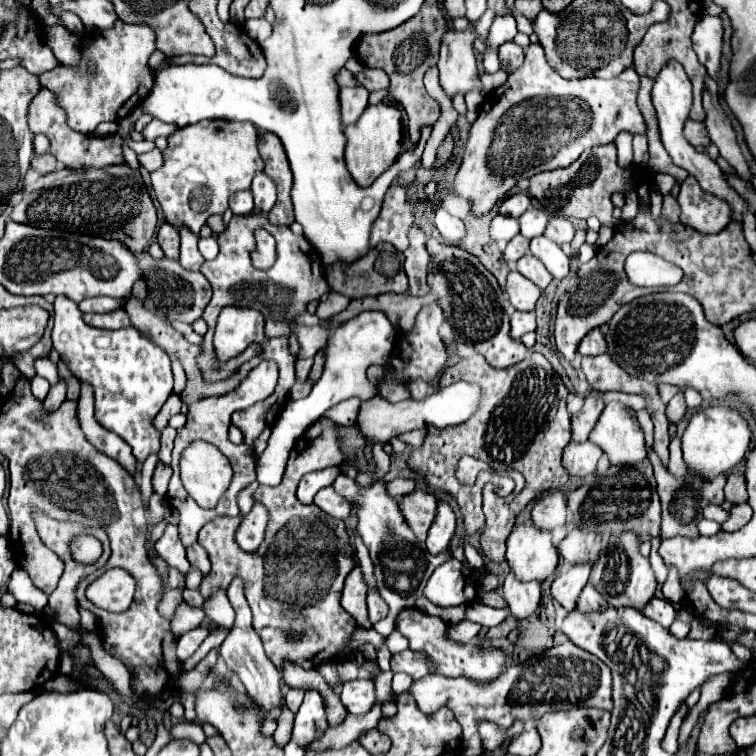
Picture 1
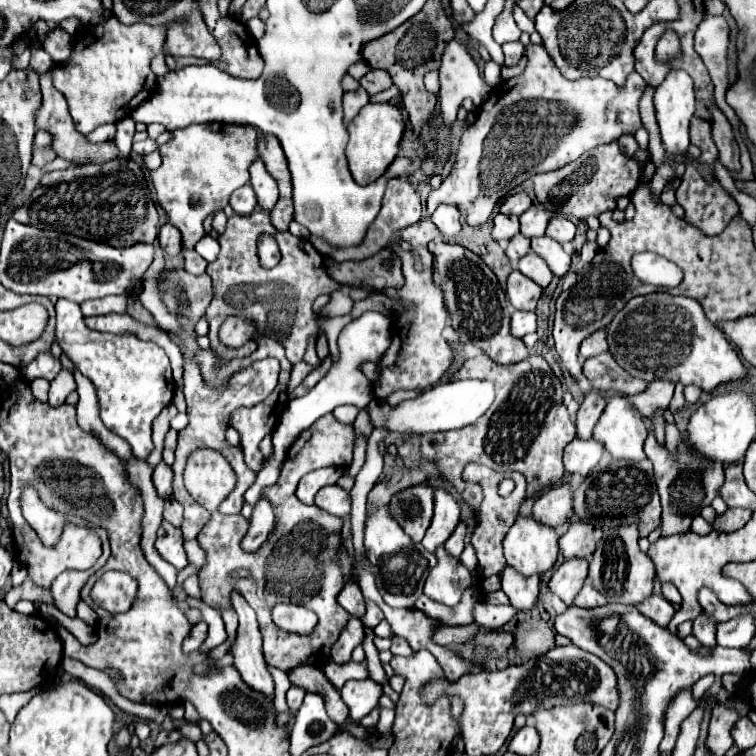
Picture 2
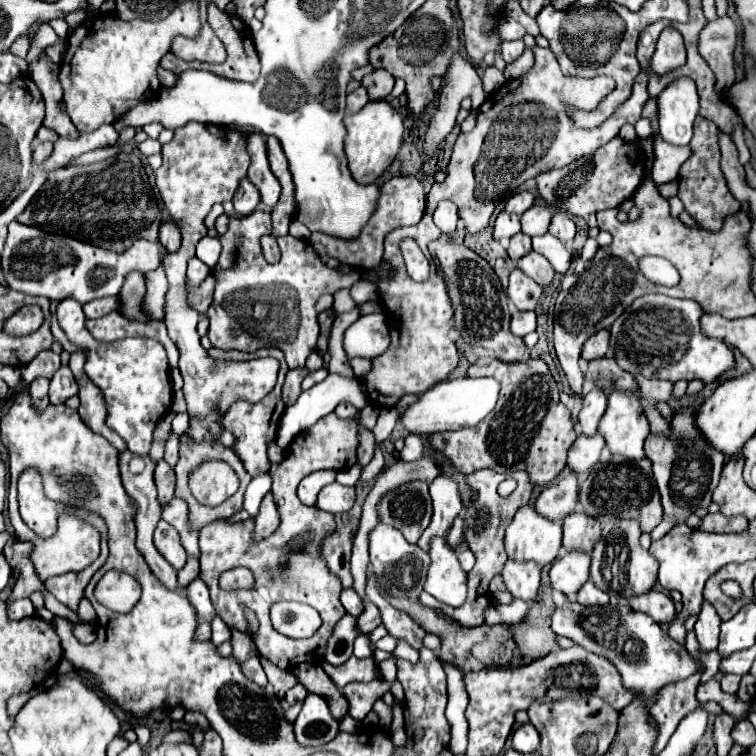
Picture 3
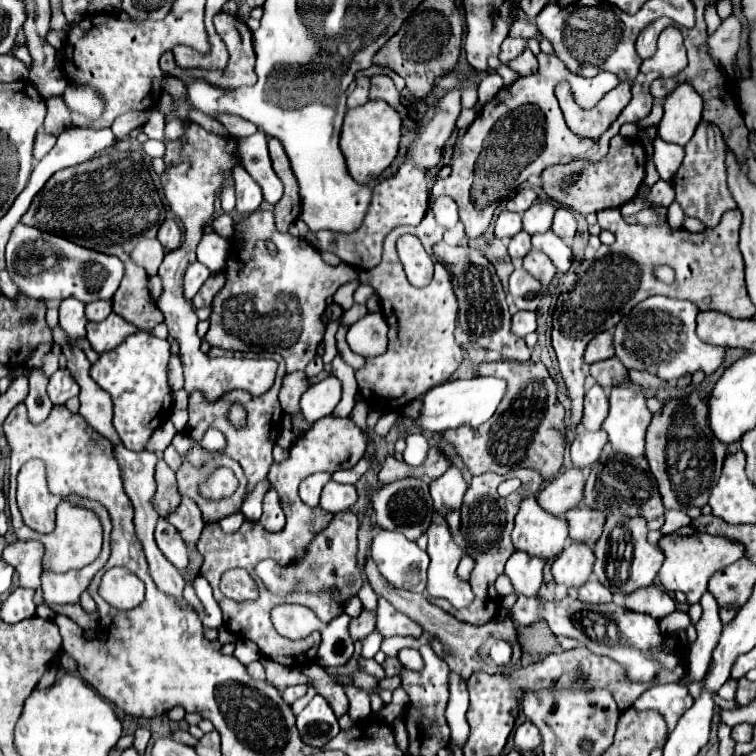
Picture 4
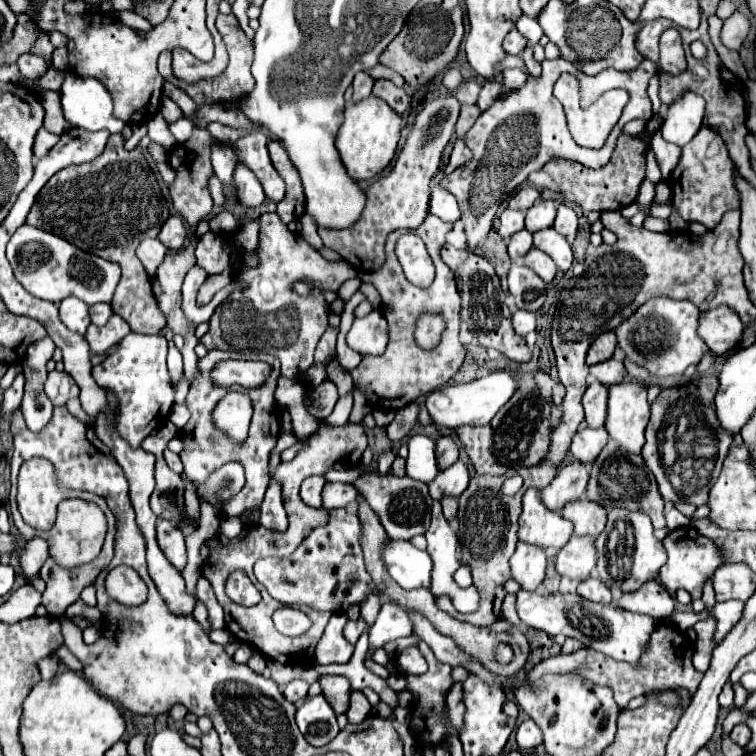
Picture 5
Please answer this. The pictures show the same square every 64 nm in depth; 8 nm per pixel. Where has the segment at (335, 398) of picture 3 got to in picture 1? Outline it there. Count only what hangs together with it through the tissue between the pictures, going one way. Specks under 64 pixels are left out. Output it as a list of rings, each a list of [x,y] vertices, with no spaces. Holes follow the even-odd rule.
[[[368,310],[358,314],[356,318],[348,320],[346,324],[338,326],[332,336],[328,338],[328,344],[324,346],[324,370],[320,380],[312,386],[312,392],[296,402],[290,402],[286,410],[280,414],[280,418],[272,424],[272,436],[268,438],[266,450],[256,458],[256,480],[258,484],[280,484],[288,454],[294,446],[294,442],[334,404],[358,396],[360,400],[368,400],[374,397],[376,387],[368,382],[366,368],[372,364],[384,366],[390,360],[390,354],[396,344],[396,332],[390,324],[388,316],[380,310]]]

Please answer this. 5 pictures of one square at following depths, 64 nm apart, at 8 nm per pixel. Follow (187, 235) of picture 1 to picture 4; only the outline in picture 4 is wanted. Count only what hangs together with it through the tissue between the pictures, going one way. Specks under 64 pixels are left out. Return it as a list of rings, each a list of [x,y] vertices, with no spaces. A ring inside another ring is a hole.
[[[192,262],[186,270],[186,276],[184,276],[184,292],[186,292],[186,298],[192,300],[192,296],[200,290],[200,286],[204,284],[204,280],[210,276],[210,270],[200,264],[200,262]]]

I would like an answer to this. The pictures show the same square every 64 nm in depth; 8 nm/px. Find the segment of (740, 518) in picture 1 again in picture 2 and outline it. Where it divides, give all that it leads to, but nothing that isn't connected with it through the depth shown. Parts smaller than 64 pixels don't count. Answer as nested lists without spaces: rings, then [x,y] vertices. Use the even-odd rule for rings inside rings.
[[[728,508],[726,514],[714,520],[714,528],[720,532],[736,532],[738,528],[742,528],[748,522],[750,513],[751,511],[746,508]]]

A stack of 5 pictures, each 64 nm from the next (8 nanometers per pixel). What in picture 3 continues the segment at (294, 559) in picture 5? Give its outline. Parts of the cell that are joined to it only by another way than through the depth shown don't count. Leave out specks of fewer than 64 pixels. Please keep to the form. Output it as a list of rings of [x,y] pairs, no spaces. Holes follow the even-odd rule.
[[[338,522],[336,532],[324,540],[322,554],[324,554],[324,560],[330,568],[330,572],[340,576],[344,588],[352,586],[350,552],[352,552],[352,524],[344,526],[342,522]]]

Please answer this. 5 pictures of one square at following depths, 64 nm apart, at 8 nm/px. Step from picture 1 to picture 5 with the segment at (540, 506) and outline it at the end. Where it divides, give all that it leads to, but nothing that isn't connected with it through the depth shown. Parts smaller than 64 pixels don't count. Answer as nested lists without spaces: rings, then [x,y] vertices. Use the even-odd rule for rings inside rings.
[[[570,460],[564,468],[558,470],[556,478],[540,492],[542,502],[552,512],[562,512],[568,502],[580,500],[586,492],[588,468],[578,460]]]

